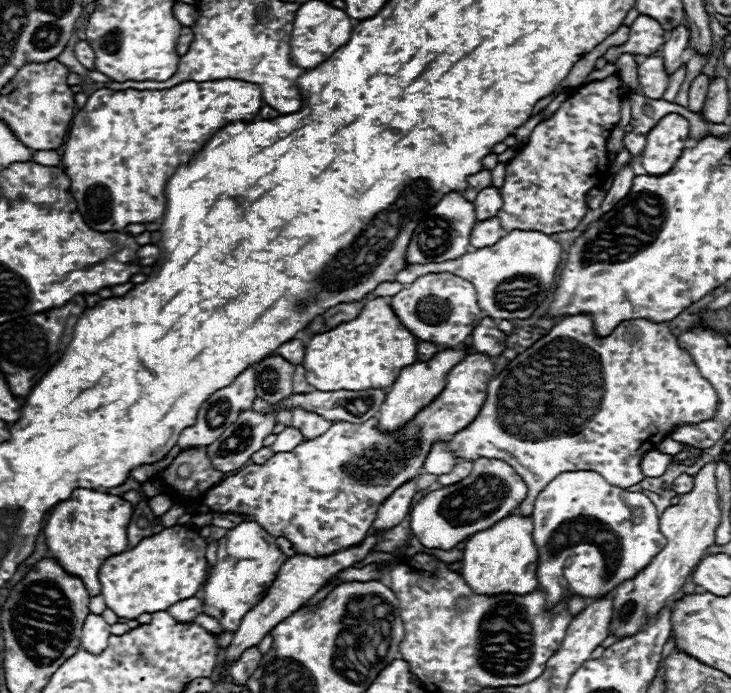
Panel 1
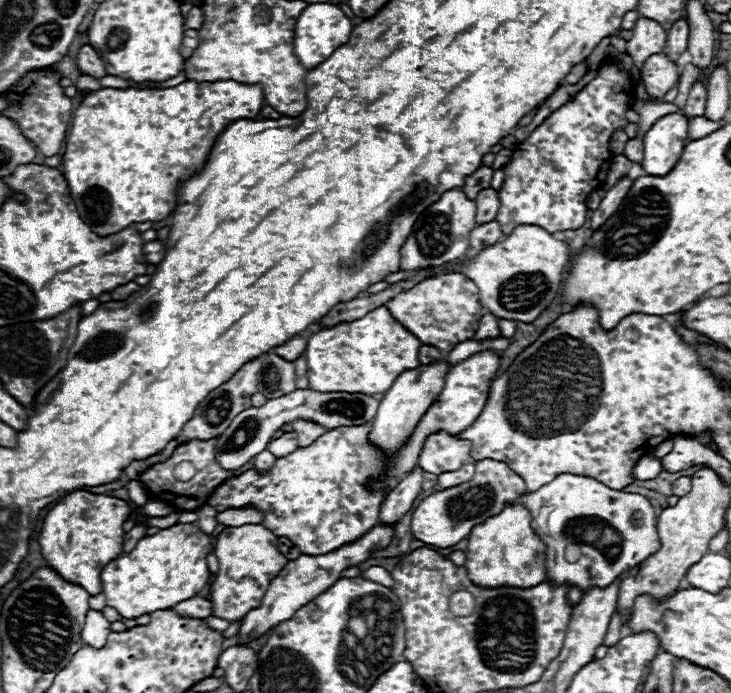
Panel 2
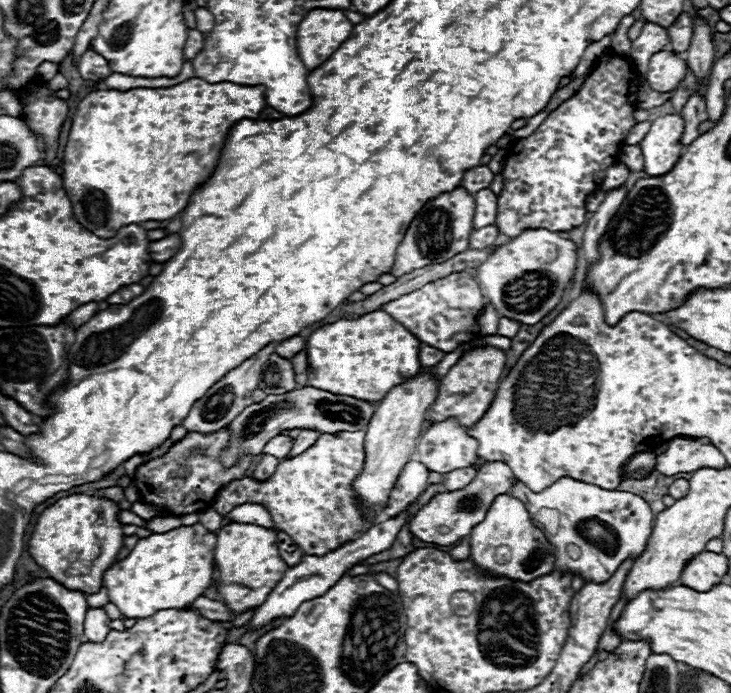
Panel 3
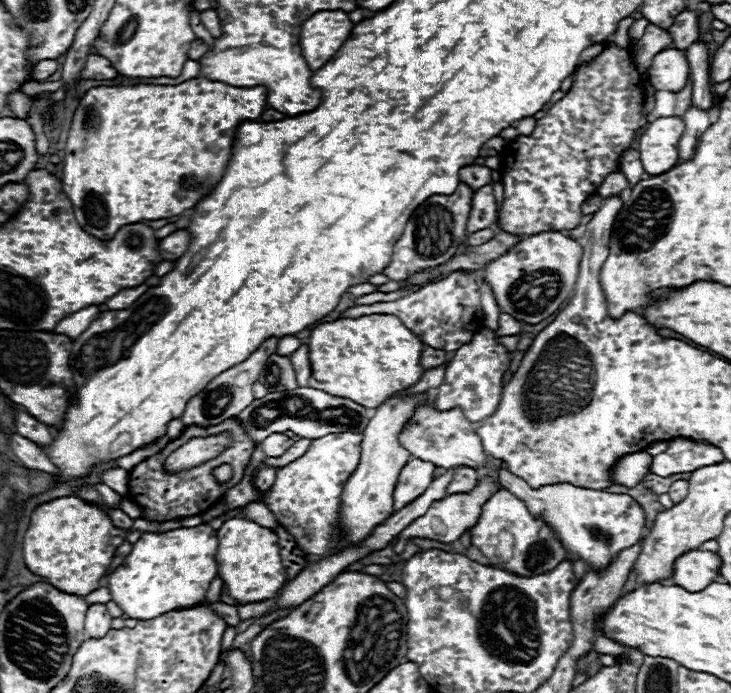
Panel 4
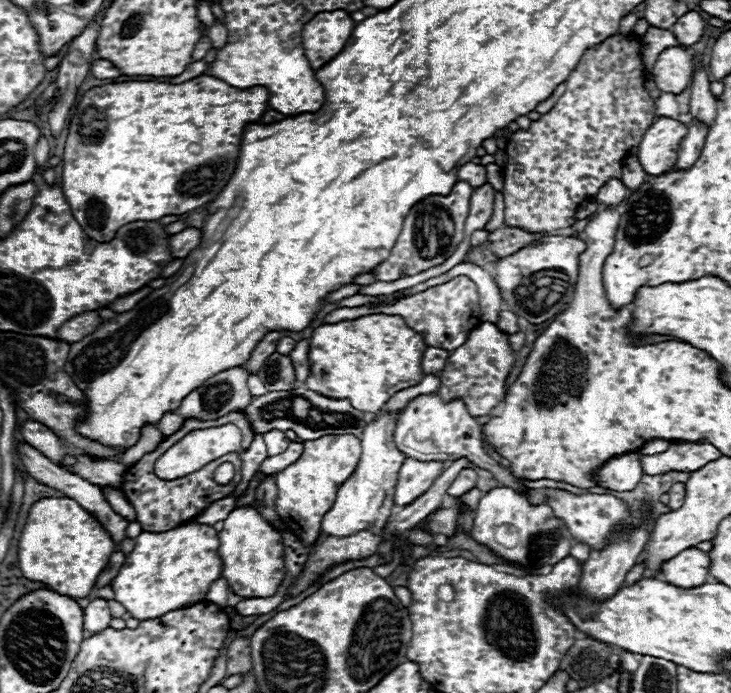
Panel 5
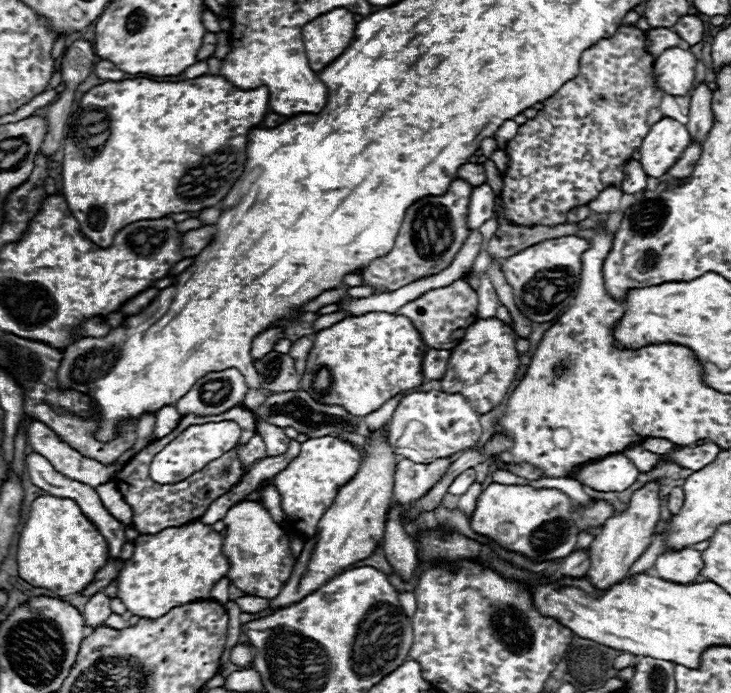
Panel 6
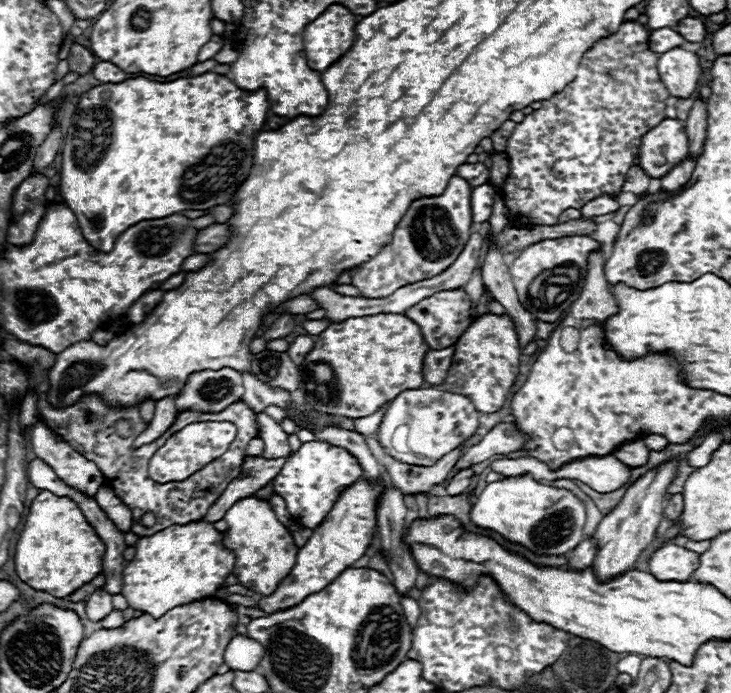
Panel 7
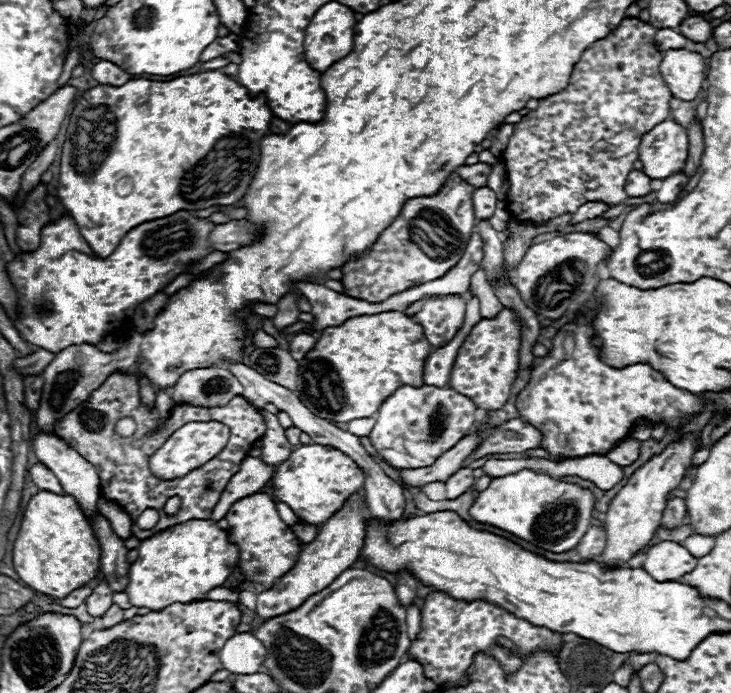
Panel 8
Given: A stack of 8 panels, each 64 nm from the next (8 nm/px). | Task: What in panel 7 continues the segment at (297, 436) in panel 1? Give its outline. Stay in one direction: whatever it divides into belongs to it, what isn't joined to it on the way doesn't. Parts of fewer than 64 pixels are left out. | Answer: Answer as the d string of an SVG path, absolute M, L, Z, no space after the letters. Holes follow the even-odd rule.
M264 412L258 414L258 422L260 422L260 438L264 440L264 458L282 458L284 454L290 454L290 446L288 446L288 434L282 430L282 426L278 422L274 422L272 418L268 418Z

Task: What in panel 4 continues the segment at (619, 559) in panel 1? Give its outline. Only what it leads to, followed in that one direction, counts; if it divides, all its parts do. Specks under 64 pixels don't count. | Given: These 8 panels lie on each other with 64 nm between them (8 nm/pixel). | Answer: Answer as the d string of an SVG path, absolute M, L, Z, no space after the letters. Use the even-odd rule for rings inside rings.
M498 470L498 474L500 474L500 482L504 482L504 488L510 490L516 498L520 498L528 506L532 516L542 518L544 522L548 522L552 526L552 530L556 532L558 540L562 542L562 546L566 550L566 560L570 560L570 562L576 558L582 558L588 568L600 570L600 568L606 568L624 548L630 548L644 540L644 530L646 530L644 508L628 494L612 494L612 492L604 492L604 490L582 488L582 486L574 486L570 482L560 482L560 484L552 484L552 486L542 486L540 490L532 490L522 478L510 474L508 470Z

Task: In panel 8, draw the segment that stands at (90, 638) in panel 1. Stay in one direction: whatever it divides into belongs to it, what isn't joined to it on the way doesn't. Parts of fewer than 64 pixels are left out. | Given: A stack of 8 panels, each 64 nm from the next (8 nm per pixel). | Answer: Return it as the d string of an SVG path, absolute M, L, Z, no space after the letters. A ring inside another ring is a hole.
M104 580L92 590L92 594L86 600L86 606L88 606L88 614L94 618L104 616L104 612L112 606L112 592L108 590L108 584Z

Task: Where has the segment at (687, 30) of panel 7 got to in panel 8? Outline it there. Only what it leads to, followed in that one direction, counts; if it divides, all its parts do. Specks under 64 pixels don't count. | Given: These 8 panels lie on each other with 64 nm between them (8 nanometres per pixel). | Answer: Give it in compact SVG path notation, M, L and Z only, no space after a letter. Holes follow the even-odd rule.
M690 16L690 18L686 18L678 26L678 32L682 36L686 36L688 40L692 40L692 42L706 42L712 36L712 28L710 28L710 24L702 16Z

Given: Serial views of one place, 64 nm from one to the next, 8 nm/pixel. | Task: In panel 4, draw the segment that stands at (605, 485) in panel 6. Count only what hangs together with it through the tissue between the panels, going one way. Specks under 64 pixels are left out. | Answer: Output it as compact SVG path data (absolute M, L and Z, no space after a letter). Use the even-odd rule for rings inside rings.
M634 452L620 458L612 470L612 478L616 484L636 486L648 472L652 464L652 454L648 452Z

